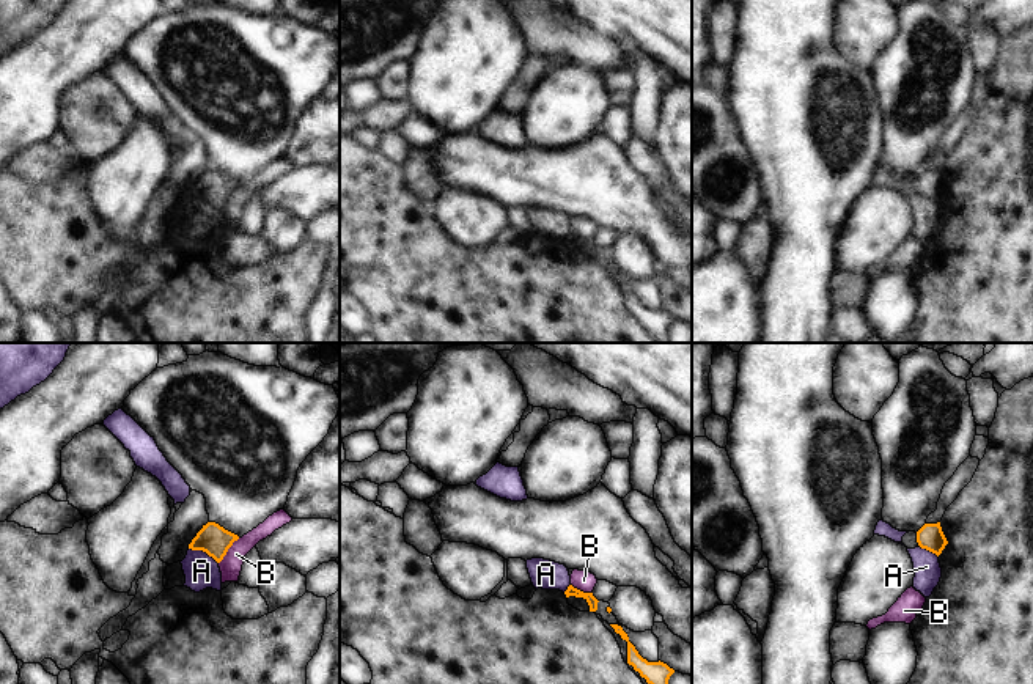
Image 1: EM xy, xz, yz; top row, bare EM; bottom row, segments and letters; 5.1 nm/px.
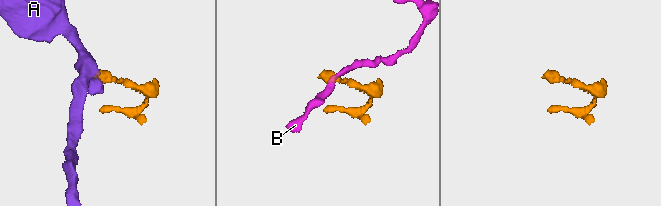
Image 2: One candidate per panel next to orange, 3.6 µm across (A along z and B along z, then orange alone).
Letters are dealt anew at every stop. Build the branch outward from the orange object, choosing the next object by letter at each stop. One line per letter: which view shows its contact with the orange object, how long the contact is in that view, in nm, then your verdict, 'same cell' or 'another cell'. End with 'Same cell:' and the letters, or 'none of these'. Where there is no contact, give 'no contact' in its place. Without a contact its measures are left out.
A: xy | 170 nm | another cell
B: xy | 170 nm | another cell
Same cell: none of these

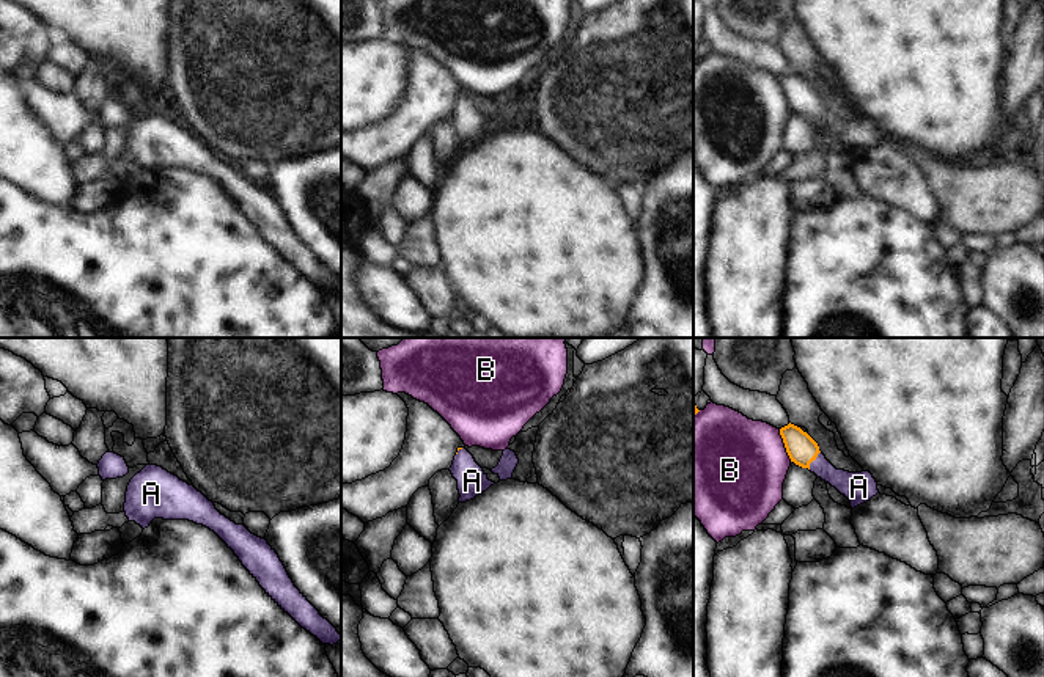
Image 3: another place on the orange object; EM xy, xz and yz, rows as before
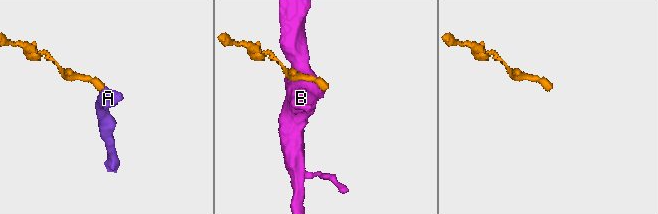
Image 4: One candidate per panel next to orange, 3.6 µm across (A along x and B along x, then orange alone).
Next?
A: yz | 110 nm | same cell
B: yz | 180 nm | another cell
Same cell: A

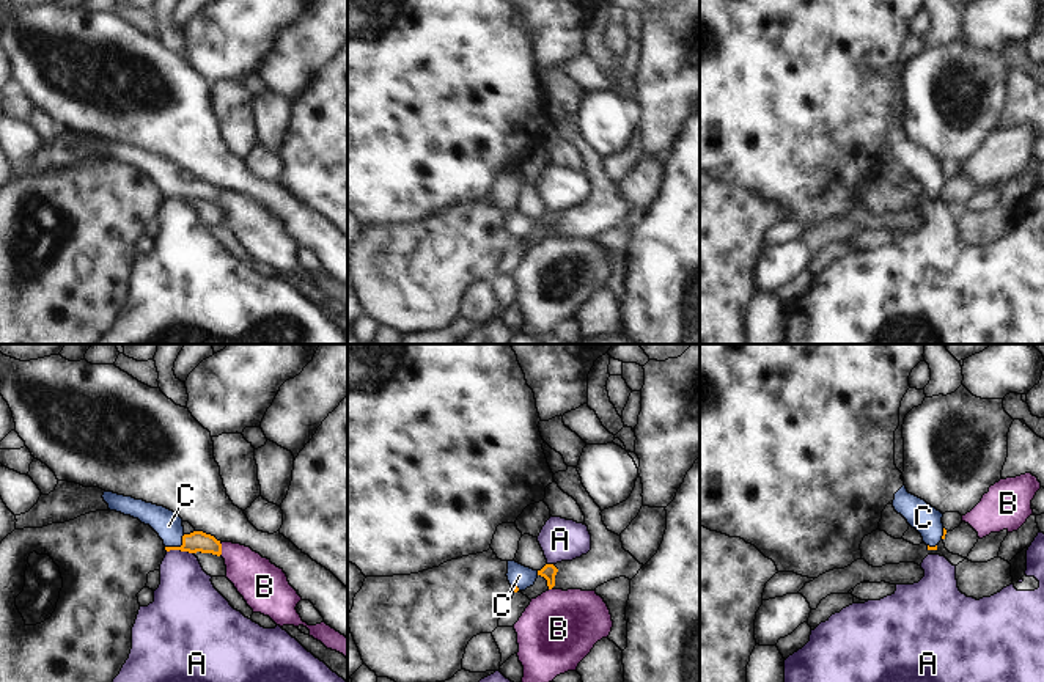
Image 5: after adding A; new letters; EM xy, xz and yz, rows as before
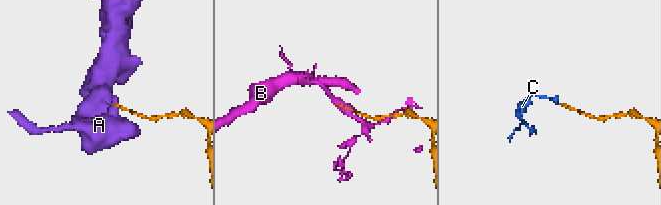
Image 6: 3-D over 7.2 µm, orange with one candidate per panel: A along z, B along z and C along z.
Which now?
A: xy | 140 nm | another cell
B: xy | 70 nm | another cell
C: xy | 120 nm | same cell
Same cell: C

